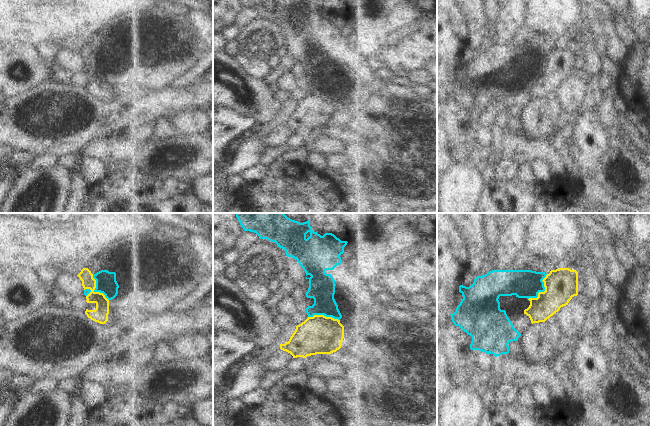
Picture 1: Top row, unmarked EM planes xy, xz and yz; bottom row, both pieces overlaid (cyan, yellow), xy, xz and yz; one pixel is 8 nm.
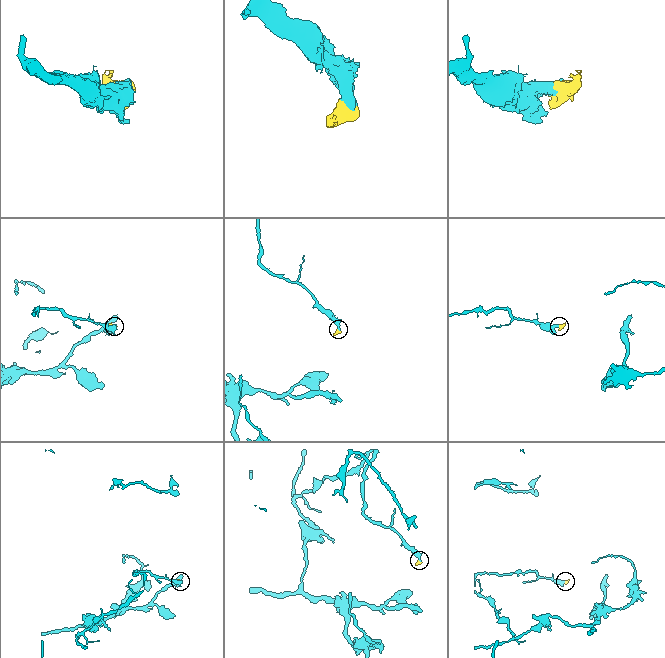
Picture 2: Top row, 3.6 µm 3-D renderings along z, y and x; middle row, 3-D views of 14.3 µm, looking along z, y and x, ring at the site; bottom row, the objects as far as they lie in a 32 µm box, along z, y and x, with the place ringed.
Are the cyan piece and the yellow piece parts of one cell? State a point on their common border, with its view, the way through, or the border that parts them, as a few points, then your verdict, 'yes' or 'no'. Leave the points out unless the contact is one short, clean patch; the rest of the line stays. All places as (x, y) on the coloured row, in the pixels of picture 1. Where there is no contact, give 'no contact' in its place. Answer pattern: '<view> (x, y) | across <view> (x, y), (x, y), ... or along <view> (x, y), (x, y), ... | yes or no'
yz (543, 291) | along yz (547, 274), (542, 280), (544, 290), (536, 297), (528, 299) | no

